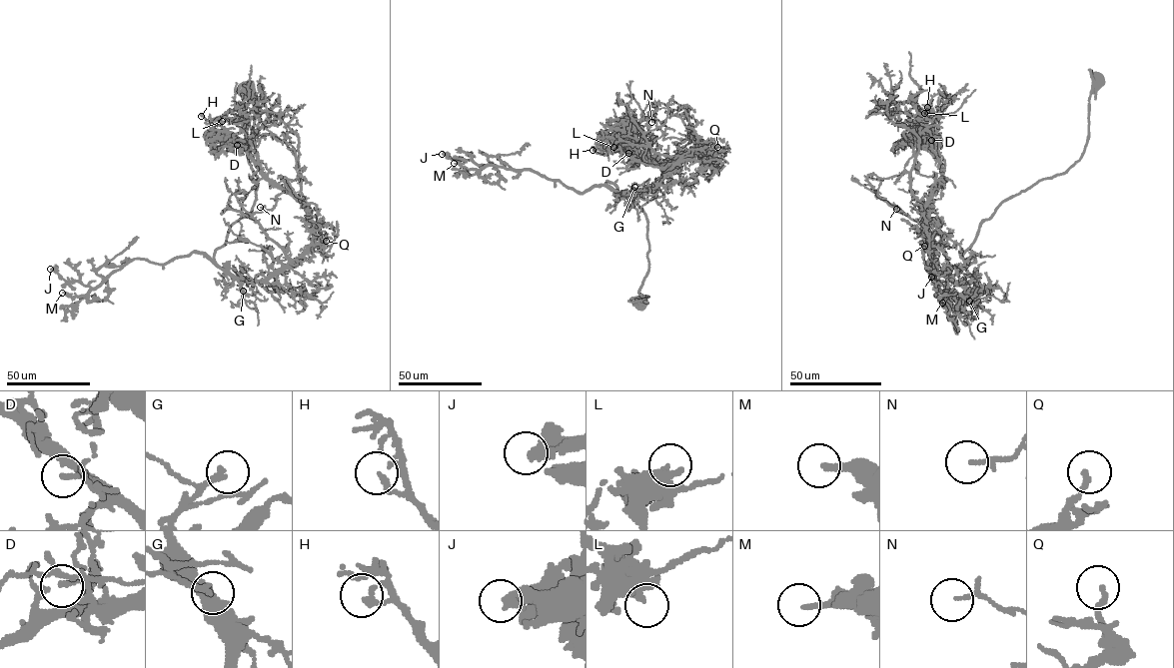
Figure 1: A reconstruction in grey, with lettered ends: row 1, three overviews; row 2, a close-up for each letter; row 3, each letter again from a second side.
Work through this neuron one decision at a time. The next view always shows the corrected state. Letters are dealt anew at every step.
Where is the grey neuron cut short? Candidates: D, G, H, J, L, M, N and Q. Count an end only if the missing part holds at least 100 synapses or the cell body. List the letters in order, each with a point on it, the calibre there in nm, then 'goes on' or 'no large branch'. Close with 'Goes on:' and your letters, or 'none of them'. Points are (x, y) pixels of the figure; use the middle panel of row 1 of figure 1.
D: (628, 153) | 180 nm | no large branch
G: (634, 187) | 200 nm | no large branch
H: (592, 150) | 200 nm | no large branch
J: (442, 154) | 440 nm | no large branch
L: (613, 147) | 280 nm | no large branch
M: (454, 163) | 200 nm | no large branch
N: (651, 122) | 100 nm | no large branch
Q: (717, 147) | 190 nm | no large branch
Goes on: none of them

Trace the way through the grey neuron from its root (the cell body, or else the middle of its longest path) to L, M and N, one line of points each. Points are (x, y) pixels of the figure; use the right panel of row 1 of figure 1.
L: (1097, 80), (1081, 157), (1008, 198), (963, 254), (975, 291), (932, 261), (927, 204), (941, 164), (924, 113)
M: (1097, 80), (1082, 156), (981, 224), (962, 256), (974, 261), (949, 266), (942, 303)
N: (1097, 80), (1081, 157), (1008, 198), (963, 254), (975, 291), (935, 268), (930, 235), (896, 209)

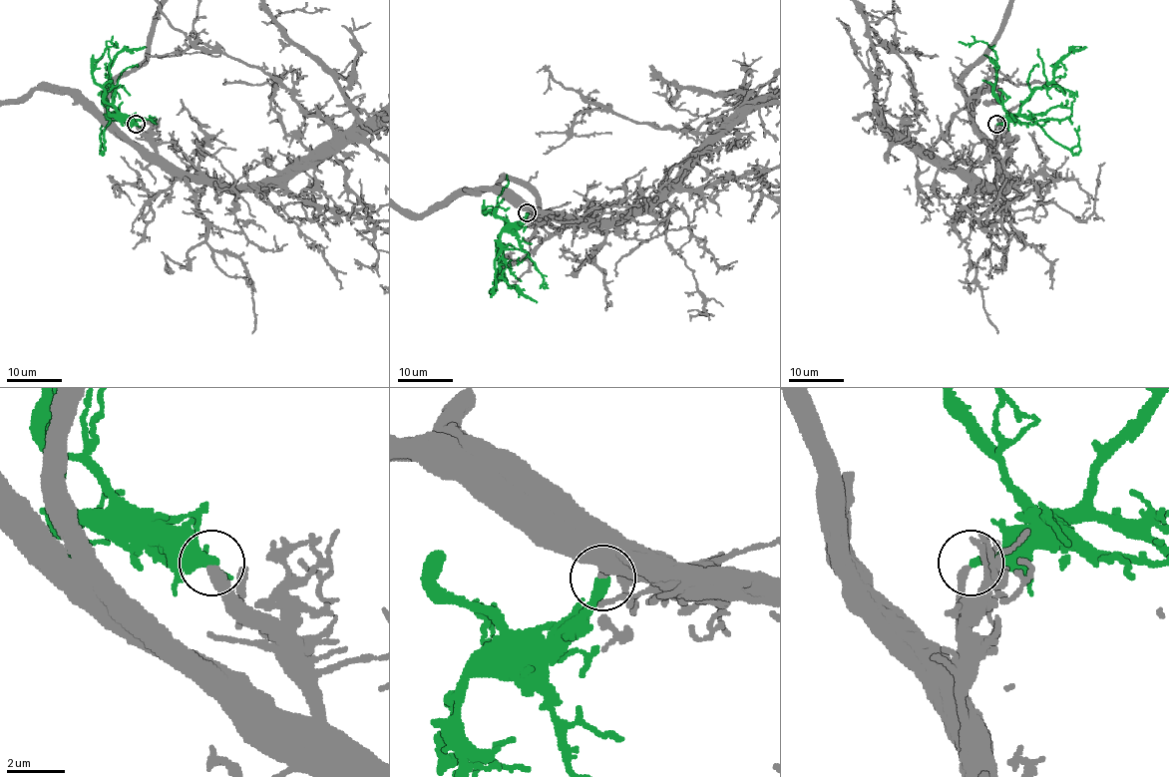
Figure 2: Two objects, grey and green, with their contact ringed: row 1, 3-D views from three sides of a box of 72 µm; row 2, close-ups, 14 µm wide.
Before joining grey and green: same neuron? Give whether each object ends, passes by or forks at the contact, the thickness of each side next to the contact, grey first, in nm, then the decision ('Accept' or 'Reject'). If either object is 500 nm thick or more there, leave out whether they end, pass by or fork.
At the ring grey ends. At the ring green ends. Thickness 280 nm (grey) against 320 nm. Accept

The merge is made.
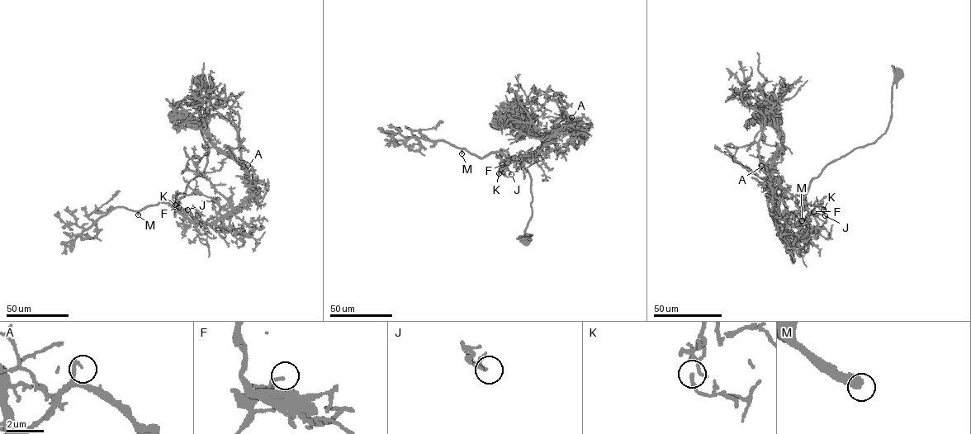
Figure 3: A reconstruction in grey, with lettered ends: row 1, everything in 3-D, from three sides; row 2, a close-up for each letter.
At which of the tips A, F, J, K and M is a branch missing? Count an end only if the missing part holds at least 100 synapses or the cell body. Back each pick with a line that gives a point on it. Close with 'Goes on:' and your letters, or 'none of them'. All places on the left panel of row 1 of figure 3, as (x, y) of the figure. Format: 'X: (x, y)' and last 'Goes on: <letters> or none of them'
A: (248, 165)
M: (138, 214)
Goes on: A, M

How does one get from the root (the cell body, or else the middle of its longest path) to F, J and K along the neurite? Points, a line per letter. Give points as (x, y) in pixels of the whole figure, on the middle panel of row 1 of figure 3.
F: (525, 240), (530, 235), (525, 230), (532, 216), (530, 176), (501, 149), (510, 157), (502, 160), (502, 164)
J: (525, 240), (530, 235), (525, 230), (532, 216), (530, 176), (501, 149), (510, 157), (504, 162), (511, 174)
K: (525, 240), (530, 235), (525, 230), (532, 216), (530, 175), (501, 149), (510, 157), (500, 162), (499, 173)

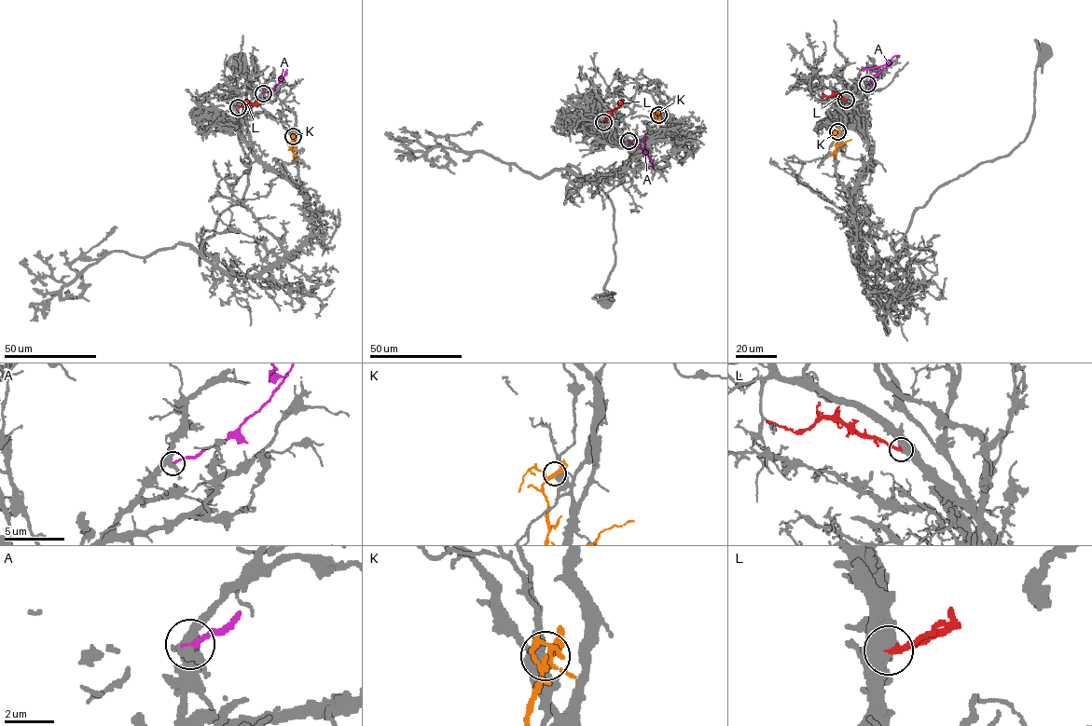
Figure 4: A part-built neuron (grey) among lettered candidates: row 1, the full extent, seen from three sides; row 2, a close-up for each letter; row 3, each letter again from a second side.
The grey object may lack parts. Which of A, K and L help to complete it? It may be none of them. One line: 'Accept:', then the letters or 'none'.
Accept: L

